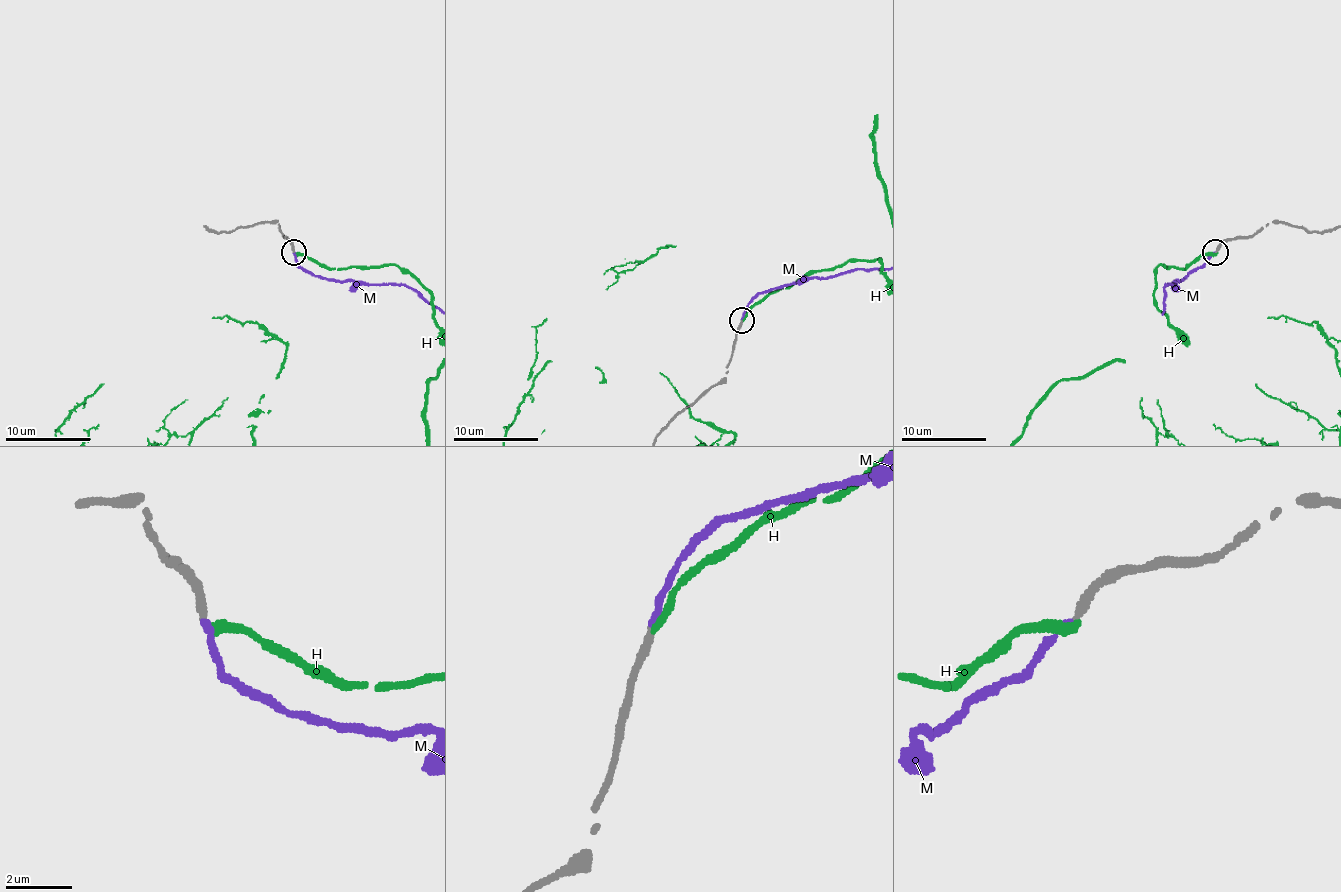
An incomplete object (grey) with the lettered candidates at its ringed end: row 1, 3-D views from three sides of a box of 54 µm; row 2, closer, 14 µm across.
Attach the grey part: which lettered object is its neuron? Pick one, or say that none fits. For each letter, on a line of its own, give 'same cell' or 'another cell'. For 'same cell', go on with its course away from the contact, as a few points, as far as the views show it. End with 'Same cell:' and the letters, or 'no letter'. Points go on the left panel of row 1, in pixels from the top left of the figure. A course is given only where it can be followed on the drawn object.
H: another cell
M: same cell
Same cell: M

